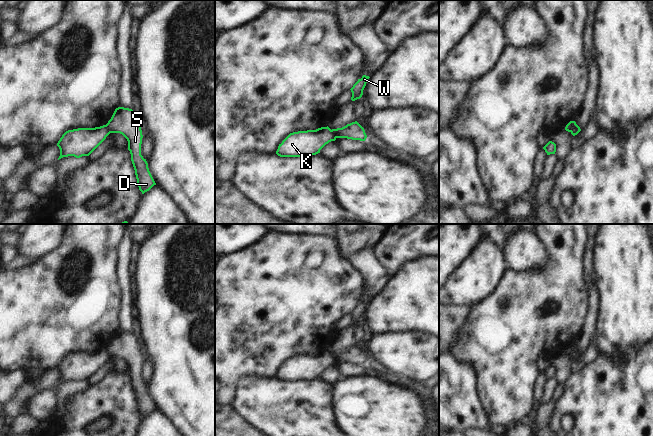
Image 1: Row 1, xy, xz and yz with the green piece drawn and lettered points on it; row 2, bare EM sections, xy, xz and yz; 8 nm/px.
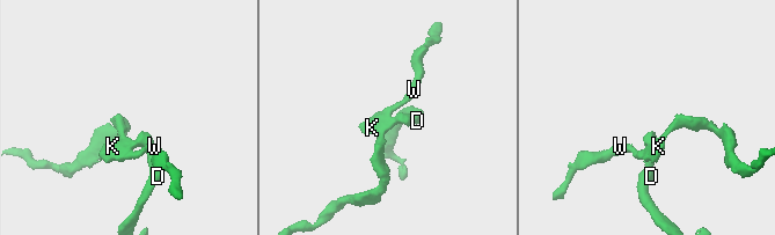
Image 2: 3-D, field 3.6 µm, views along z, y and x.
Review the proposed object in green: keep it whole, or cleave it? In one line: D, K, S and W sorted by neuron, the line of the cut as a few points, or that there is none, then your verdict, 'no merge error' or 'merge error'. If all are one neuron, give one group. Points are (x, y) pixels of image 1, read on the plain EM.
D S / K W; cut in xy along (105, 349), (110, 356); merge error

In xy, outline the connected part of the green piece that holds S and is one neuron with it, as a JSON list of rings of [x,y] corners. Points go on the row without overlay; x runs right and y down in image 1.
[[[118,331],[106,350],[110,357],[120,357],[127,363],[139,414],[142,418],[149,415],[156,407],[146,383],[141,379],[143,359],[136,338],[132,333]]]

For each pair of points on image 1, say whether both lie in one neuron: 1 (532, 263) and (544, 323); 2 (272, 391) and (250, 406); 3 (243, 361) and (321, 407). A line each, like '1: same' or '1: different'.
1: different
2: same
3: different

